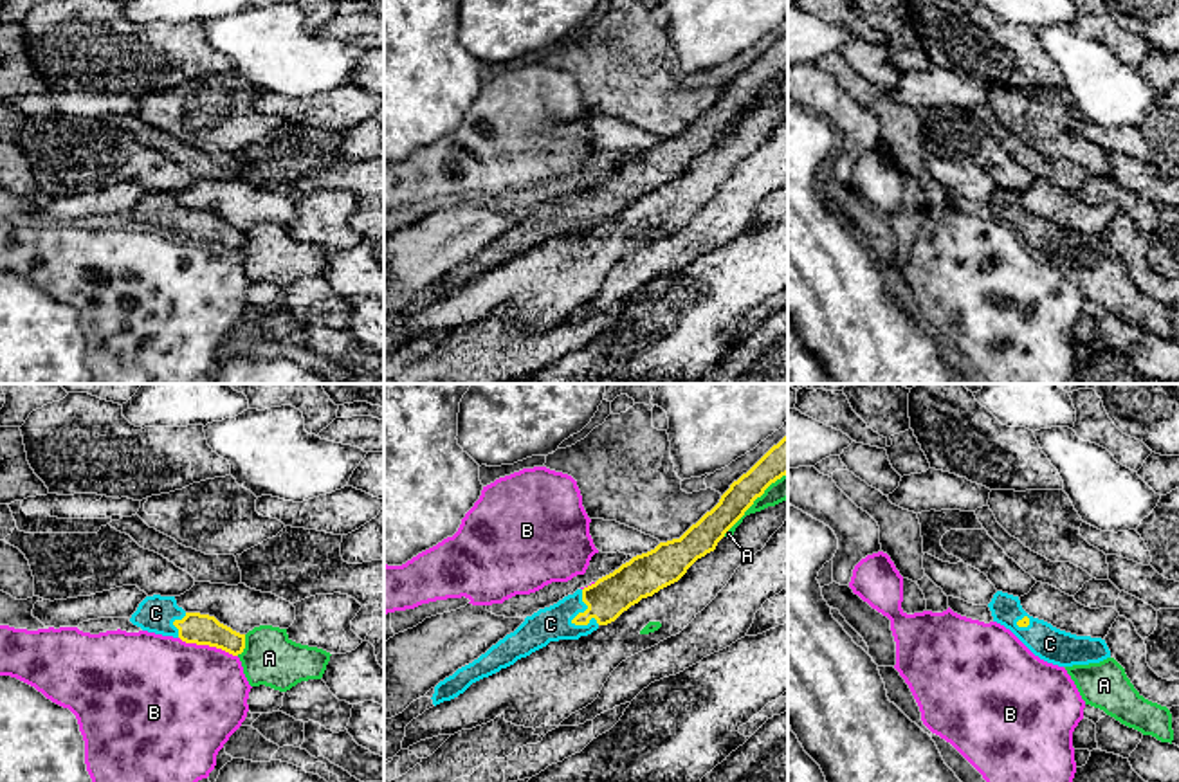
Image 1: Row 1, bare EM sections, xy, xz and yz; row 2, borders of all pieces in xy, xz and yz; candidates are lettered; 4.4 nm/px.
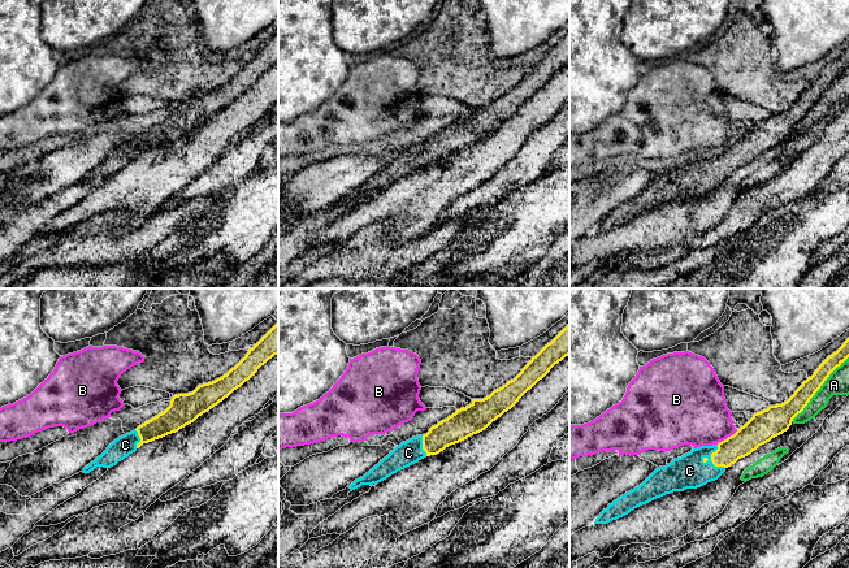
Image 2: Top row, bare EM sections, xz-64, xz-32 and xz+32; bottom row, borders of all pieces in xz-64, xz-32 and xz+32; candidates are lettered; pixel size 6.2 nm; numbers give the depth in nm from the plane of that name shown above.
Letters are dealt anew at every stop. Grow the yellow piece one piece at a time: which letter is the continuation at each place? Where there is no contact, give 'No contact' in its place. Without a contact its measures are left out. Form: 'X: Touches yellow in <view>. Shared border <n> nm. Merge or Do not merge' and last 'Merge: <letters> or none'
A: Touches yellow in xz. Shared border 400 nm. Do not merge
B: Touches yellow in xy. Shared border 280 nm. Do not merge
C: Touches yellow in xz. Shared border 180 nm. Merge
Merge: C

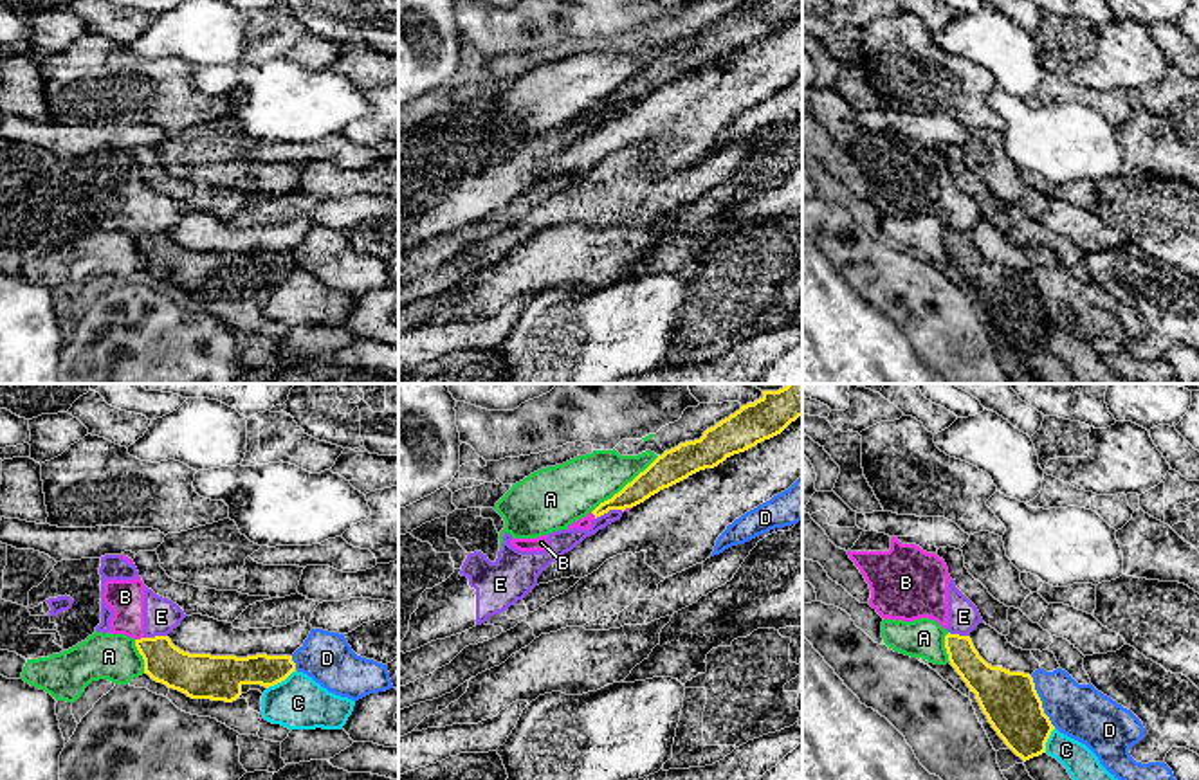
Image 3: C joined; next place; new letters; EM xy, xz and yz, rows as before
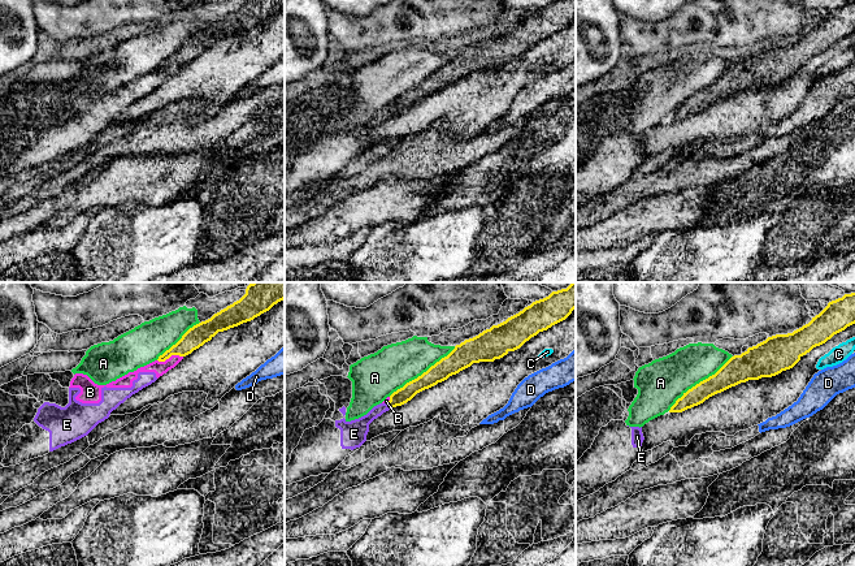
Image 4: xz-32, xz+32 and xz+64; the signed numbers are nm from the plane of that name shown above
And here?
A: Touches yellow in xz. Shared border 400 nm. Do not merge
B: Touches yellow in xy. Shared border 40 nm. Do not merge
C: Touches yellow in xy. Shared border 160 nm. Do not merge
D: Touches yellow in yz. Shared border 260 nm. Do not merge
E: Touches yellow in xz. Shared border 130 nm. Do not merge
Merge: none

